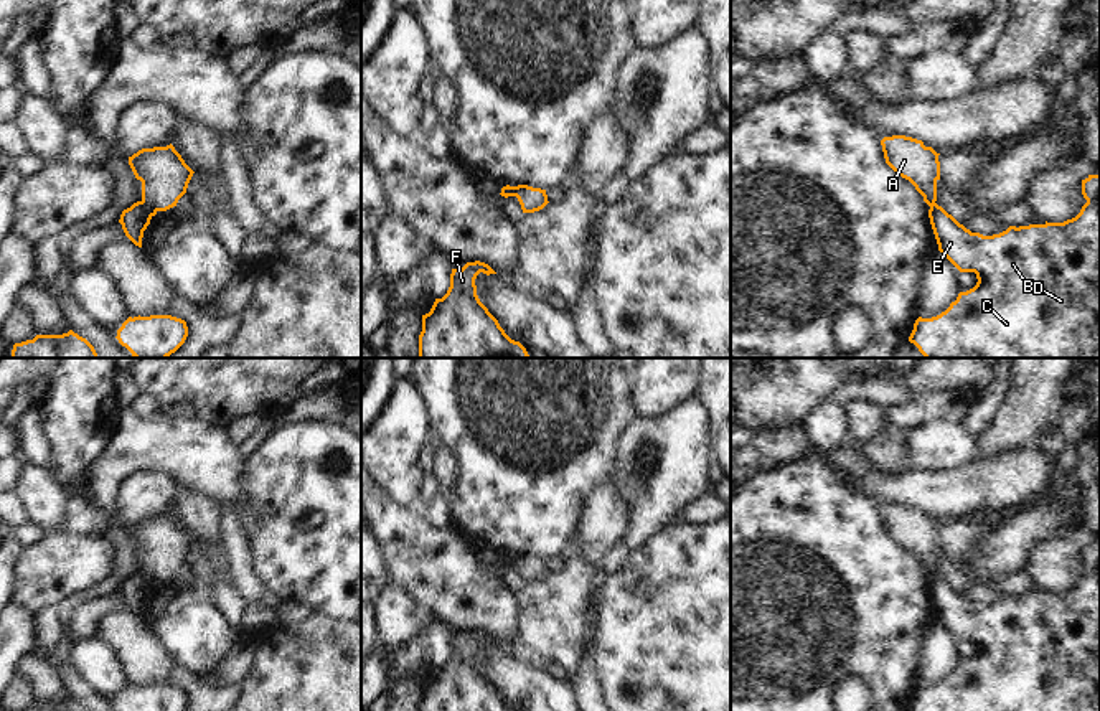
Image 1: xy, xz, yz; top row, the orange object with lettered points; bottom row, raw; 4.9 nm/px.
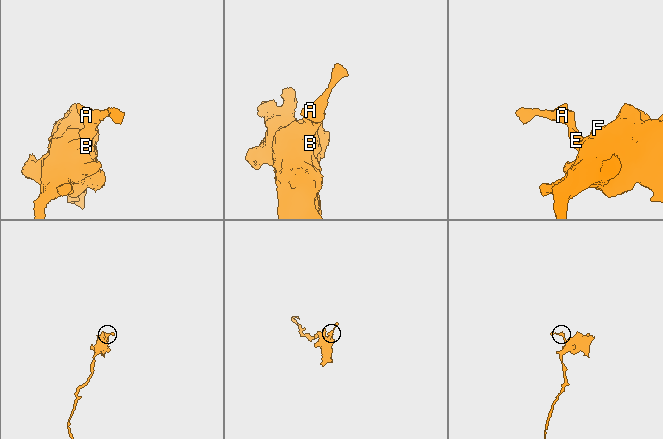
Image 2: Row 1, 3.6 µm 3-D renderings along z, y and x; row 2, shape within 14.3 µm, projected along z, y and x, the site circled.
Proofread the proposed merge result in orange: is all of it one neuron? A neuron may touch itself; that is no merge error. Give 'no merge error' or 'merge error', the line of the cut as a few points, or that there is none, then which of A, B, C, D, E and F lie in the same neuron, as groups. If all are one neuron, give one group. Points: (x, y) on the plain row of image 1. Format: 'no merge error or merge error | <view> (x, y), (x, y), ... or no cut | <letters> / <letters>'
merge error | xy (142, 569), (152, 584) | A / B C D E F

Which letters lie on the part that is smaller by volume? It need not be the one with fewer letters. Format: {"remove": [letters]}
{"remove": ["A"]}

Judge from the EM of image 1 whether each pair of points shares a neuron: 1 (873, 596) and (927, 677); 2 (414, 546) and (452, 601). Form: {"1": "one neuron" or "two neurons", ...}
{"1": "two neurons", "2": "one neuron"}

